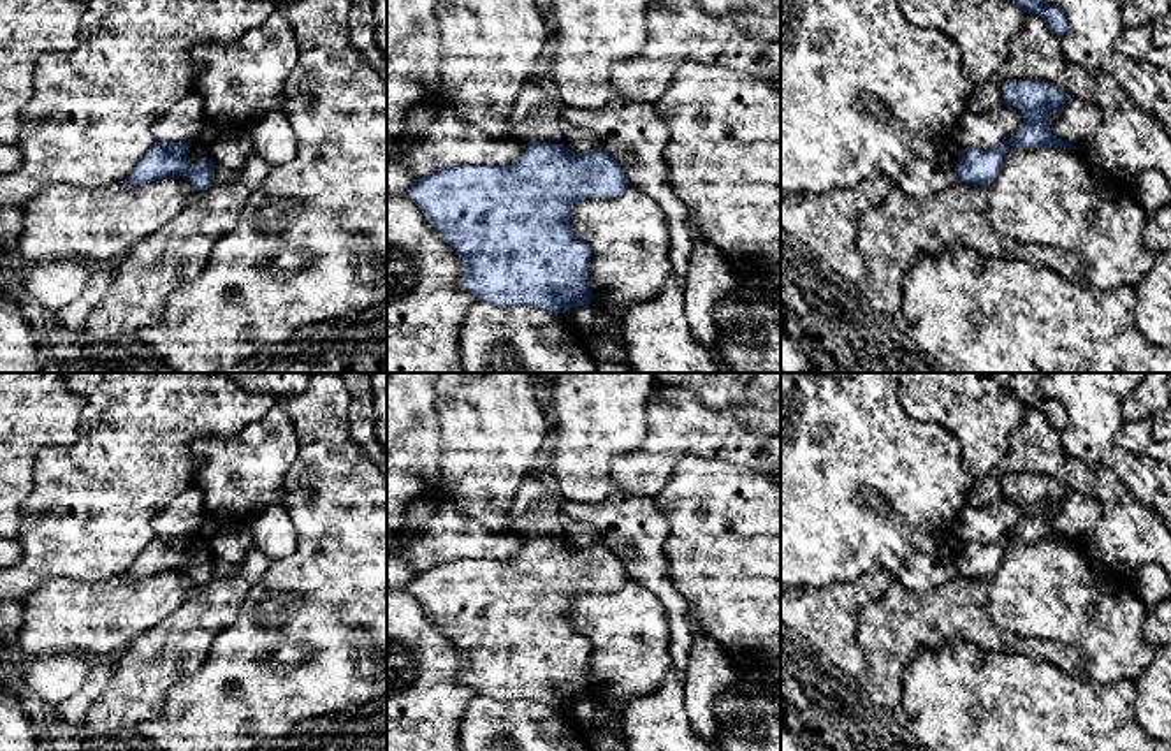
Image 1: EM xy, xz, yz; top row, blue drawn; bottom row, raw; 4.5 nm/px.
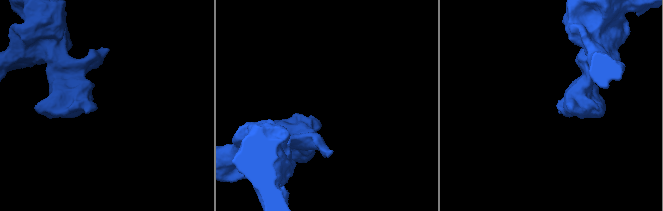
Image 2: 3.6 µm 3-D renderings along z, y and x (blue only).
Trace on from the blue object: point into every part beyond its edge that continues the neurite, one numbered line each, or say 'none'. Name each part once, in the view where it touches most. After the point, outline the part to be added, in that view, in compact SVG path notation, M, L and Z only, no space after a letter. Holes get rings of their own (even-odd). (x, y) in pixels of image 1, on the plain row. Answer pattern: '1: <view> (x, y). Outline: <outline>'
none

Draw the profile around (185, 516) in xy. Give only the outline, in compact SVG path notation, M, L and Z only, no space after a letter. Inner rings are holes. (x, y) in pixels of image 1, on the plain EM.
M193 484L178 494L167 507L155 514L151 526L155 536L192 536L204 529L206 501L202 491Z

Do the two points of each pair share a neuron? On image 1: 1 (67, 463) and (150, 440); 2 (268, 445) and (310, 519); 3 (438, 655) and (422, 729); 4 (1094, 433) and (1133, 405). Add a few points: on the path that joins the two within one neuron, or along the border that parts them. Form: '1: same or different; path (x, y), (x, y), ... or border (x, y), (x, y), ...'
1: same; path (88, 463), (125, 463), (129, 459)
2: different; border (296, 435), (298, 454), (287, 472), (282, 493)
3: same; path (422, 672), (422, 711)
4: different; border (1133, 391), (1122, 405), (1124, 421)

